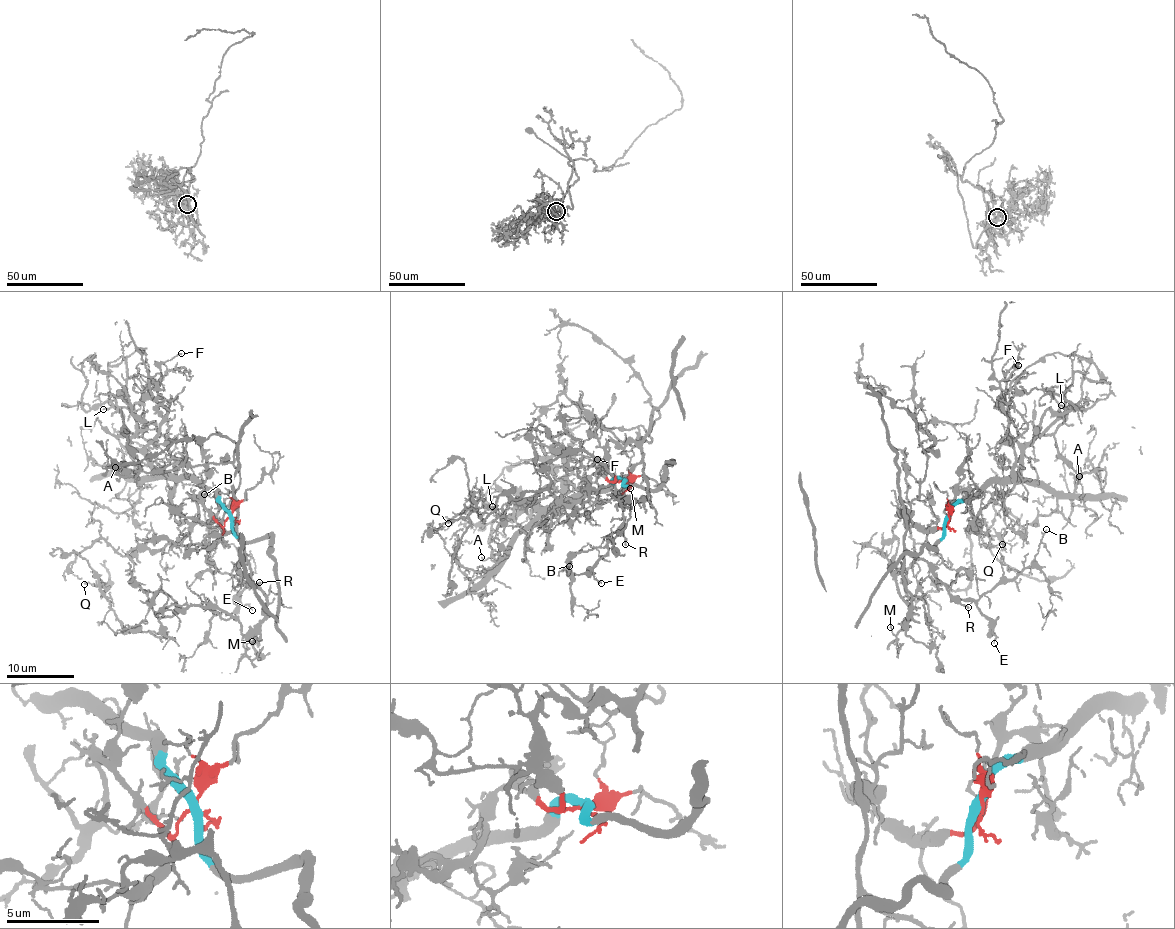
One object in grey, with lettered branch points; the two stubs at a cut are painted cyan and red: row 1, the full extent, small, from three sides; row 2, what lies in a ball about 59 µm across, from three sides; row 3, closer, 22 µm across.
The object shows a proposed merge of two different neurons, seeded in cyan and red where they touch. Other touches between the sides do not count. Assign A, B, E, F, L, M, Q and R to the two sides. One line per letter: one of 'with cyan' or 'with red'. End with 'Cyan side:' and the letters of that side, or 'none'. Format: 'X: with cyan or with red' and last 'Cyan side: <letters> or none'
A: with cyan
B: with red
E: with red
F: with cyan
L: with cyan
M: with red
Q: with red
R: with red
Cyan side: A, F, L

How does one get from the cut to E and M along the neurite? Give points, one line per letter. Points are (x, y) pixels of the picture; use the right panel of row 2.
E: (948, 518), (918, 530), (907, 510), (904, 550), (950, 594), (973, 600), (993, 643)
M: (948, 518), (948, 525), (926, 531), (907, 510), (904, 516), (902, 575), (911, 618), (895, 635), (890, 627)

